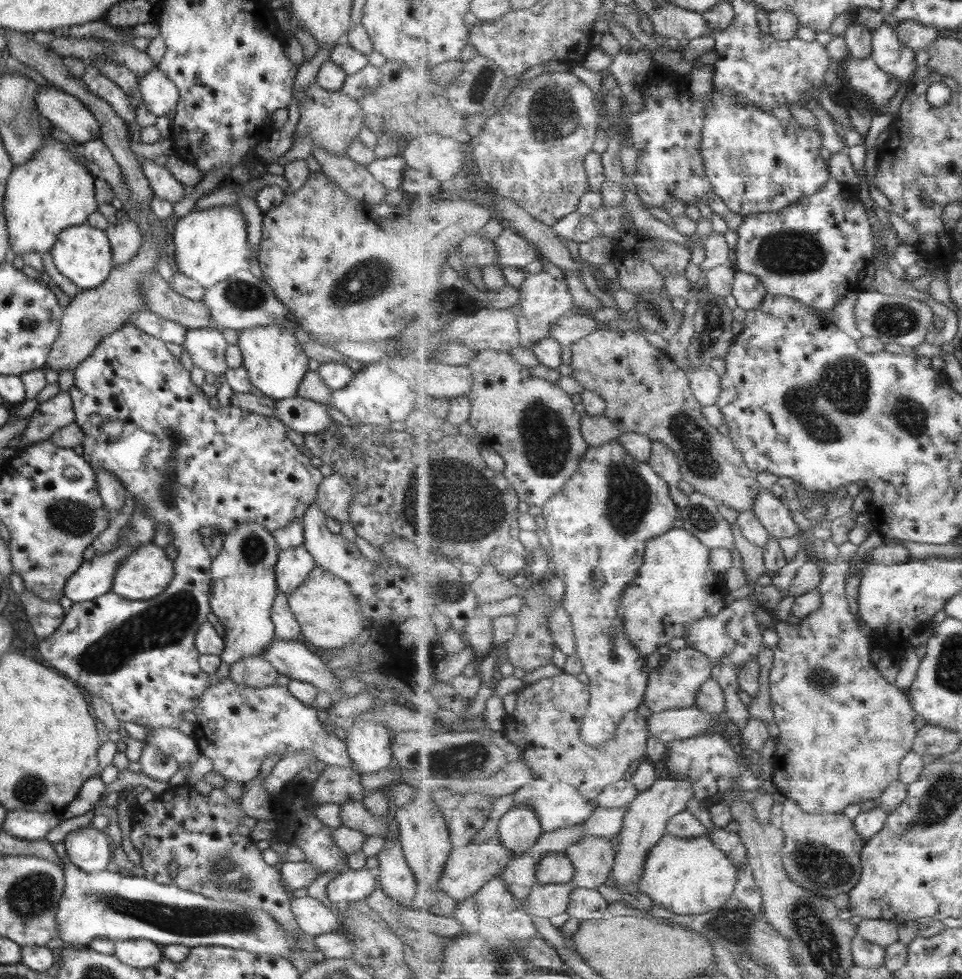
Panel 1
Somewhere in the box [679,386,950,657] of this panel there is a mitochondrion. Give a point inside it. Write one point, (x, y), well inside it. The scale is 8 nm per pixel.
(910, 417)

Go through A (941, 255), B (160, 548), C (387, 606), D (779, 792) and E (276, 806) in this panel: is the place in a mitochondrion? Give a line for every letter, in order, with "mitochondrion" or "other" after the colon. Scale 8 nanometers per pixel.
A: other
B: other
C: other
D: other
E: other

